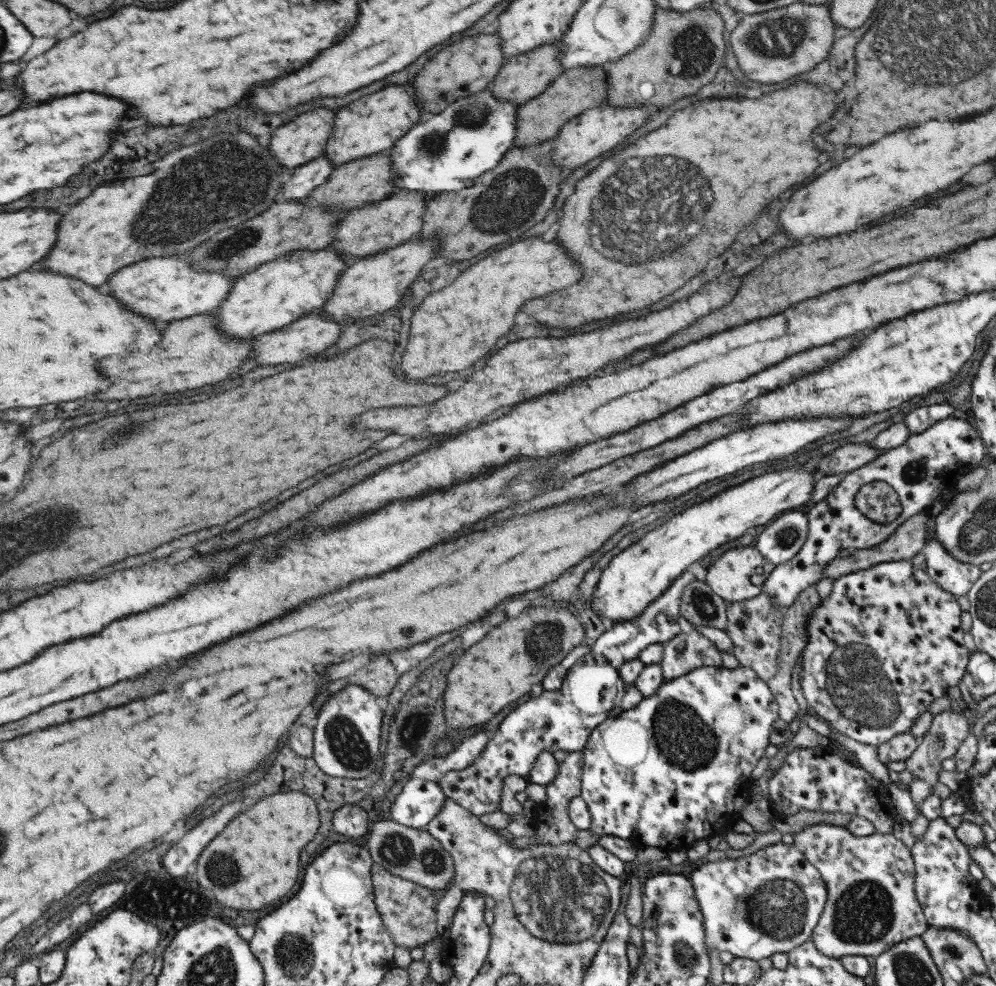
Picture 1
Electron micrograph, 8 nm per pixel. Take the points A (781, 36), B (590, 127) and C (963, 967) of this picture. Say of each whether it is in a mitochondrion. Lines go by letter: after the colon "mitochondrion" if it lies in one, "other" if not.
A: mitochondrion
B: other
C: other

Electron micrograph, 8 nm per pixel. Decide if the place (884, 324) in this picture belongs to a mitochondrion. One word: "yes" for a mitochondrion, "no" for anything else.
no

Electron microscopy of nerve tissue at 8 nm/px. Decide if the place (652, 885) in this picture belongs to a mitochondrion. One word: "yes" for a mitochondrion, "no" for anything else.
no

